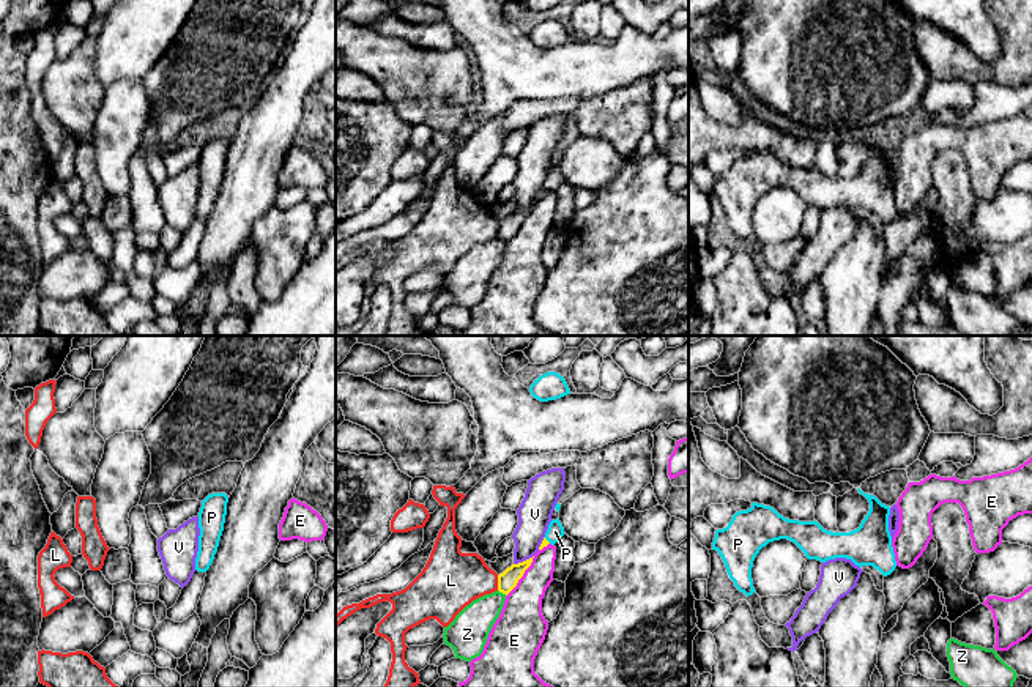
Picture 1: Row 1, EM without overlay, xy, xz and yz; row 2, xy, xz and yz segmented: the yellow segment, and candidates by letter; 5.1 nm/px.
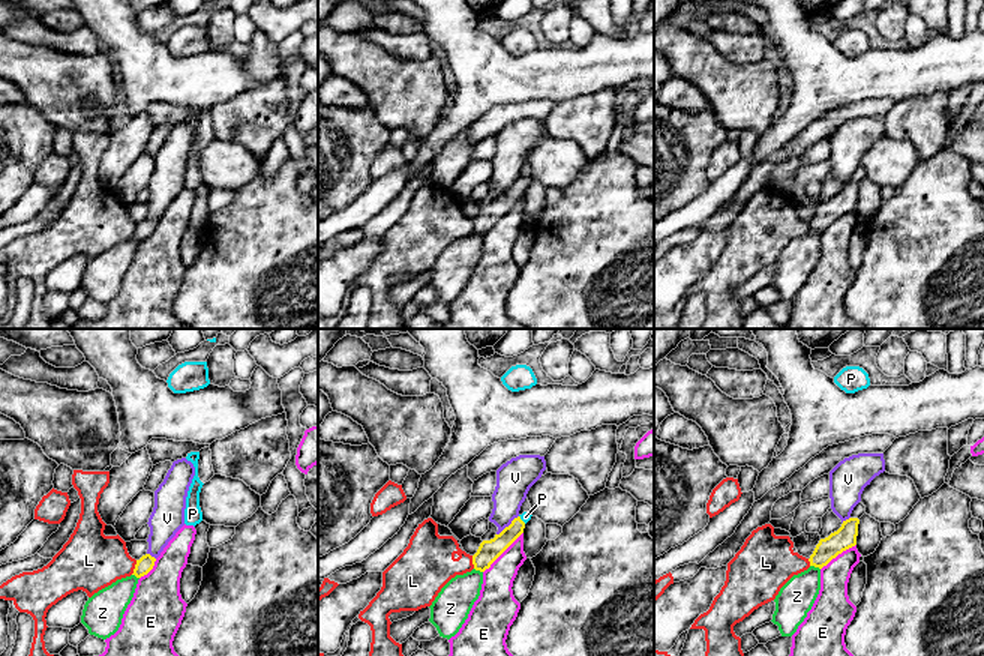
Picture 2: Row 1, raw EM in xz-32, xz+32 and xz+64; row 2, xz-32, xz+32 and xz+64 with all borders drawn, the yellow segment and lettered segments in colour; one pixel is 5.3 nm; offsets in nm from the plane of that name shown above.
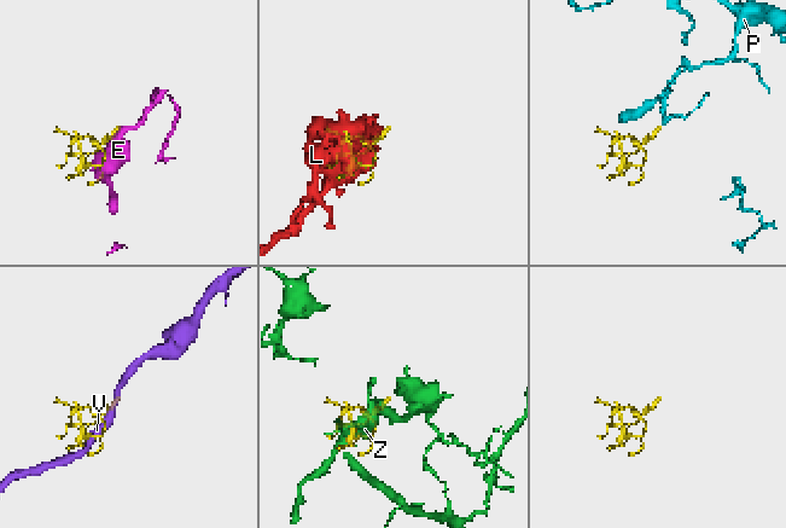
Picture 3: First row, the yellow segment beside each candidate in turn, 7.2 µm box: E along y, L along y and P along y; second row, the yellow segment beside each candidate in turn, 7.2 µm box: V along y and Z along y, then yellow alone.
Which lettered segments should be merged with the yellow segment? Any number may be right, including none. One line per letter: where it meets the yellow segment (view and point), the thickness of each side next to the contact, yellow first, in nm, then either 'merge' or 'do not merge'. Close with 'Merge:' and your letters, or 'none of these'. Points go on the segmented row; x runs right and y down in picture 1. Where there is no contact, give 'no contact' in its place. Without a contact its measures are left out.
E: contact xz (522, 575); calibres 100 and 240 nm; do not merge
L: contact xz (498, 583); calibres 100 and 300 nm; do not merge
P: contact xz (545, 539); calibres 40 and 90 nm; merge
V: contact xz (523, 561); calibres 100 and 180 nm; do not merge
Z: contact xz (503, 593); calibres 100 and 200 nm; do not merge
Merge: P

